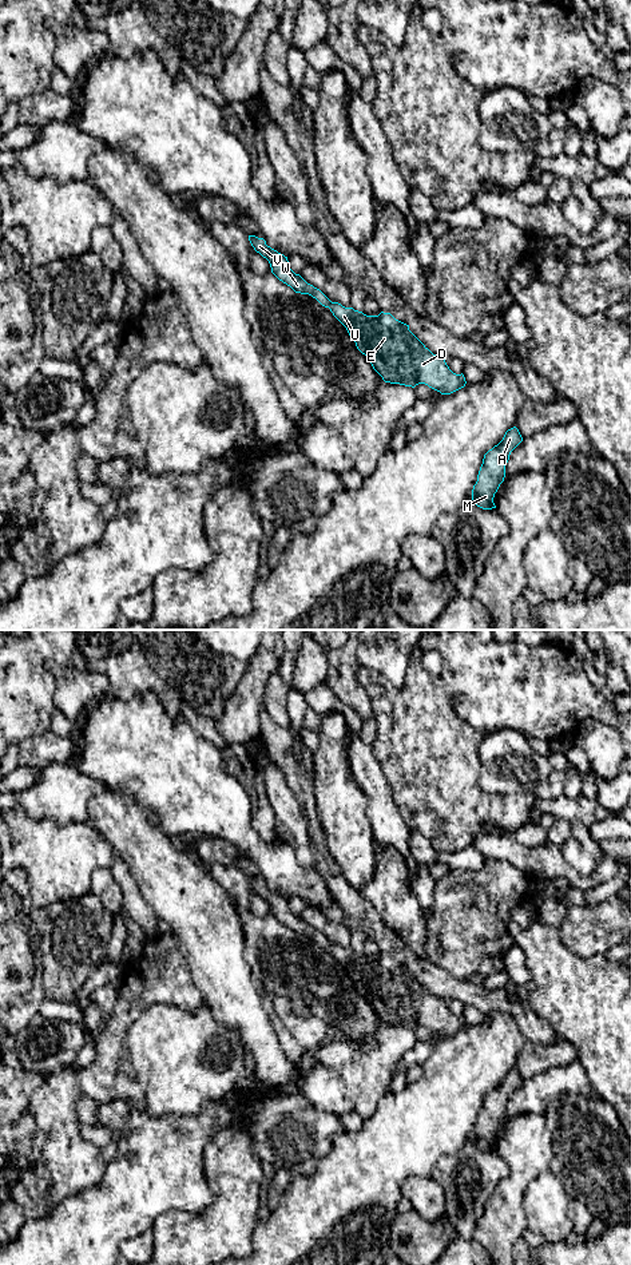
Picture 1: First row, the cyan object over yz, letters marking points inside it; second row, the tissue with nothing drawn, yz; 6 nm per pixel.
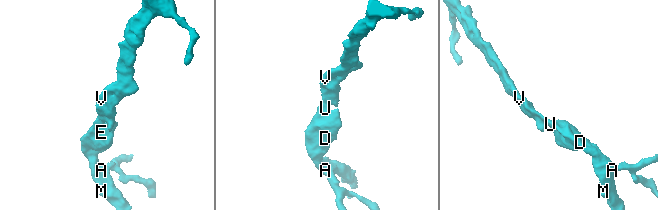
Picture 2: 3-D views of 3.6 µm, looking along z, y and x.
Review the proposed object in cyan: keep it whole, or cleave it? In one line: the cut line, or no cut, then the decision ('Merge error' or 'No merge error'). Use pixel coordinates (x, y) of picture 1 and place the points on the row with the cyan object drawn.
No split. No merge error

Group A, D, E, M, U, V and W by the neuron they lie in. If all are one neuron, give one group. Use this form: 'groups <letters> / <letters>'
groups A D E M U V W

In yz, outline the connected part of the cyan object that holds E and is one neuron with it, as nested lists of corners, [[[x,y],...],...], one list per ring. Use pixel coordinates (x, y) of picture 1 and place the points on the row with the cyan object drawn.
[[[249,235],[254,250],[266,258],[271,273],[295,293],[309,294],[346,328],[357,349],[366,356],[385,382],[414,388],[425,384],[441,394],[451,394],[465,386],[464,374],[453,373],[441,356],[433,354],[410,330],[409,325],[390,313],[366,316],[353,308],[332,302],[320,289],[295,274],[287,257],[266,245],[263,238]]]

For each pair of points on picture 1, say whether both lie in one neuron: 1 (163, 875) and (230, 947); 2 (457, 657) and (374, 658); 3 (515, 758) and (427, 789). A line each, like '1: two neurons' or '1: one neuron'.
1: one neuron
2: two neurons
3: two neurons

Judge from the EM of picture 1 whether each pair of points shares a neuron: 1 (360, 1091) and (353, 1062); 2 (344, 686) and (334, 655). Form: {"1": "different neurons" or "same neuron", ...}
{"1": "same neuron", "2": "same neuron"}

